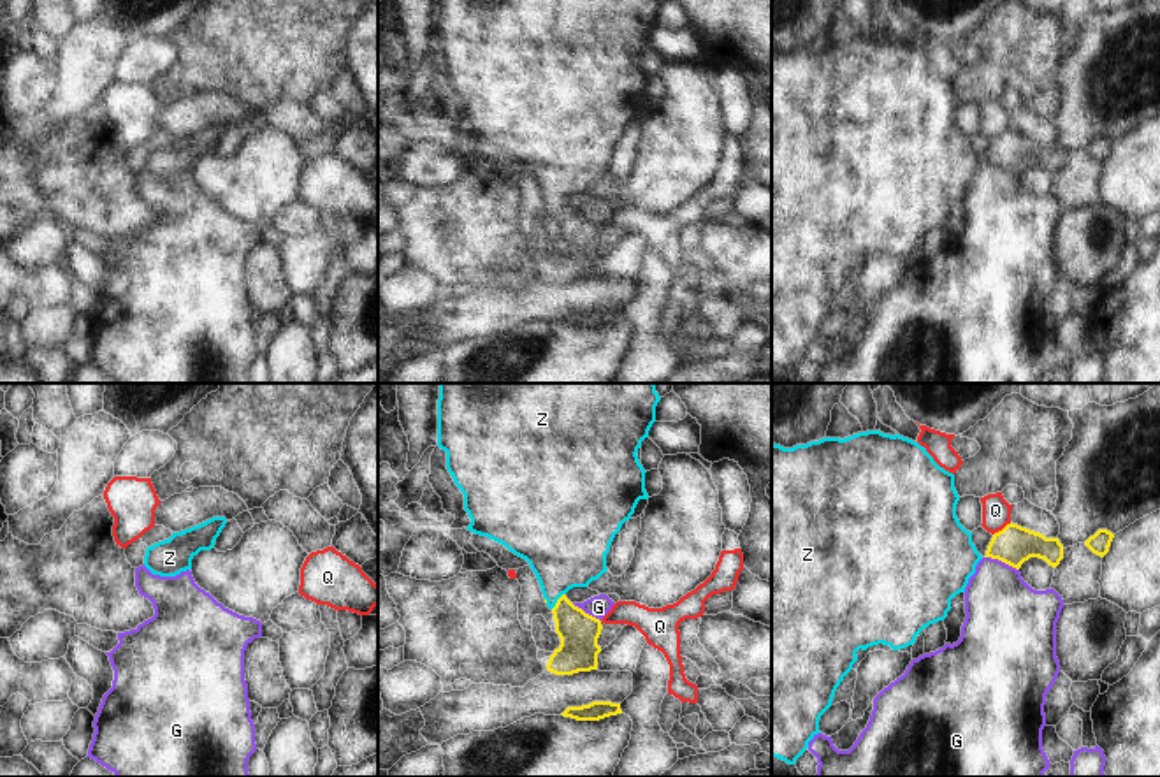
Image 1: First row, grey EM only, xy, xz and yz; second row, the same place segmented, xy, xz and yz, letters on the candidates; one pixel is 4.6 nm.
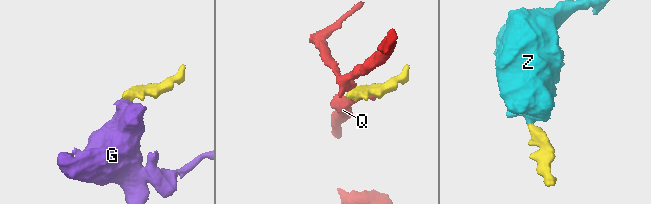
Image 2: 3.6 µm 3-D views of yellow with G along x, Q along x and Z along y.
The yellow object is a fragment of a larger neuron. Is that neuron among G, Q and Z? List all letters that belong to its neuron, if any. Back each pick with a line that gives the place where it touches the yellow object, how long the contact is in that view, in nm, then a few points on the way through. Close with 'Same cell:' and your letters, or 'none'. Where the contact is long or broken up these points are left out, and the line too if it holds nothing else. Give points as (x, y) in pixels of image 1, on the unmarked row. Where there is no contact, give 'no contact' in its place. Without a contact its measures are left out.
Z: contact xz (558, 208); length 100 nm; way xz (579, 238), (558, 208), (558, 174), (566, 155)
Same cell: Z

